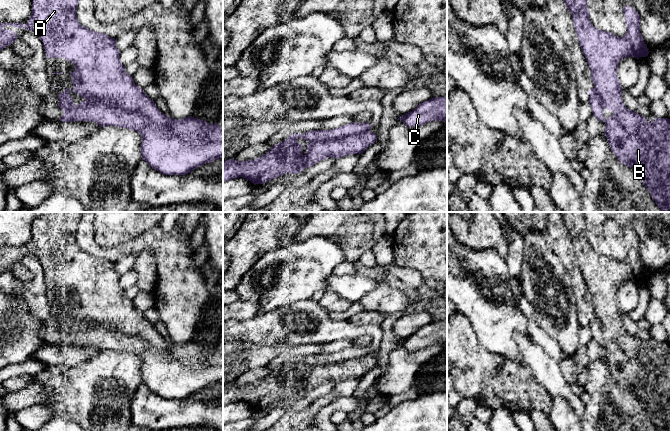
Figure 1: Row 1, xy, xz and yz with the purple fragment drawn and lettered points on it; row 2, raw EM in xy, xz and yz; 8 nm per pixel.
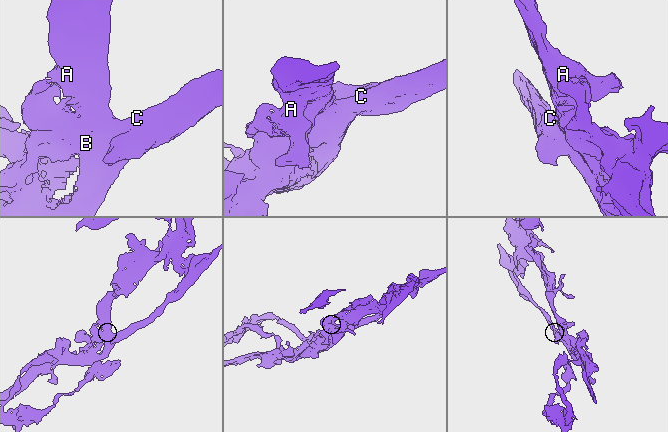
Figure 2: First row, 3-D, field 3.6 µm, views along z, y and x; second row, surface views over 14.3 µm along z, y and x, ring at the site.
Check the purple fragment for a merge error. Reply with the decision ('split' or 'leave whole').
split

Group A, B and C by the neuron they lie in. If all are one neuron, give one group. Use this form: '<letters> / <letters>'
A B / C

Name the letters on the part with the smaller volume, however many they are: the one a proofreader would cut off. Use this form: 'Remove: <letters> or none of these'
Remove: C

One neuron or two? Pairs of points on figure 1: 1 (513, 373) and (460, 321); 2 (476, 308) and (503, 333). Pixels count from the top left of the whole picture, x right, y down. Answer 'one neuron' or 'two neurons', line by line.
1: one neuron
2: one neuron

